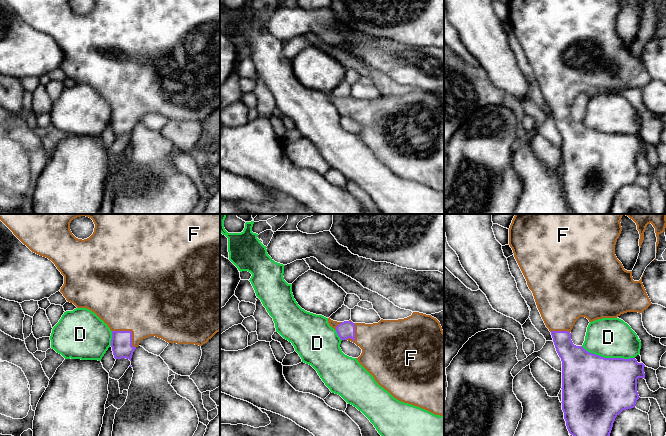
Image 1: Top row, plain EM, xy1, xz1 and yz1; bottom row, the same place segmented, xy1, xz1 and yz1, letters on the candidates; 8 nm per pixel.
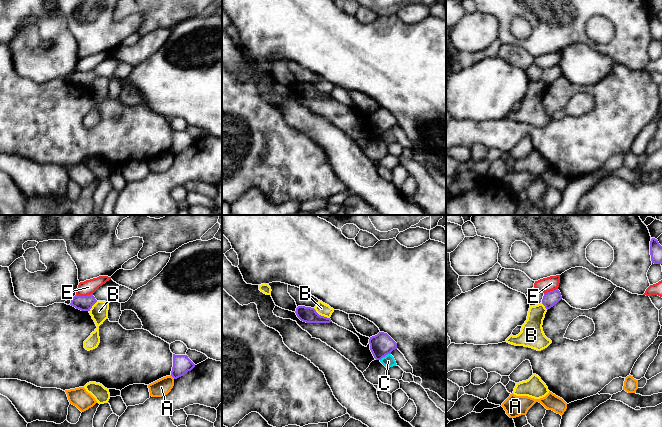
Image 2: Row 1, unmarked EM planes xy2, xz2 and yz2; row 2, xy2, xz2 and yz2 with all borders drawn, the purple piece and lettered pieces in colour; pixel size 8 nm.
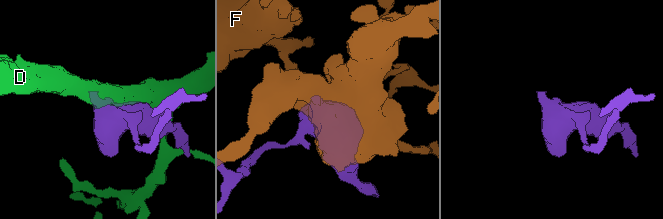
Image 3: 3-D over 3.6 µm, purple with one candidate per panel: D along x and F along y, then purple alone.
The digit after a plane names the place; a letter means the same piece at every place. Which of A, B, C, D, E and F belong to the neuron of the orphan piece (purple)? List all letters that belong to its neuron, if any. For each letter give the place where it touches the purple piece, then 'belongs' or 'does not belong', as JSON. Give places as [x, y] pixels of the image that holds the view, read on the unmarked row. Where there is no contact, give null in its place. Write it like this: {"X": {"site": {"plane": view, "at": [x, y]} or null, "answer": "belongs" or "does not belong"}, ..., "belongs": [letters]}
{"A": {"site": {"plane": "xy2", "at": [172, 152]}, "answer": "does not belong"}, "B": {"site": {"plane": "xz2", "at": [320, 91]}, "answer": "does not belong"}, "C": {"site": {"plane": "xz2", "at": [385, 131]}, "answer": "does not belong"}, "D": {"site": {"plane": "yz1", "at": [608, 134]}, "answer": "does not belong"}, "E": {"site": {"plane": "xy2", "at": [84, 72]}, "answer": "does not belong"}, "F": {"site": {"plane": "xy1", "at": [130, 107]}, "answer": "belongs"}, "belongs": ["F"]}

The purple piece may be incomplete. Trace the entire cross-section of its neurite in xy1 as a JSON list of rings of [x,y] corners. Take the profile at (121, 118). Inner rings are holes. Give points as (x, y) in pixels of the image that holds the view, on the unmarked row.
[[[5,0],[13,10],[32,28],[46,33],[51,36],[57,45],[64,52],[64,60],[60,65],[60,68],[70,79],[73,79],[77,84],[87,84],[94,88],[101,96],[104,97],[112,107],[111,123],[115,135],[126,134],[131,137],[133,128],[139,122],[141,116],[150,112],[155,112],[165,116],[168,119],[177,120],[195,120],[202,122],[207,119],[217,108],[220,107],[220,0],[95,0],[93,10],[87,15],[76,14],[71,6],[70,0]]]

